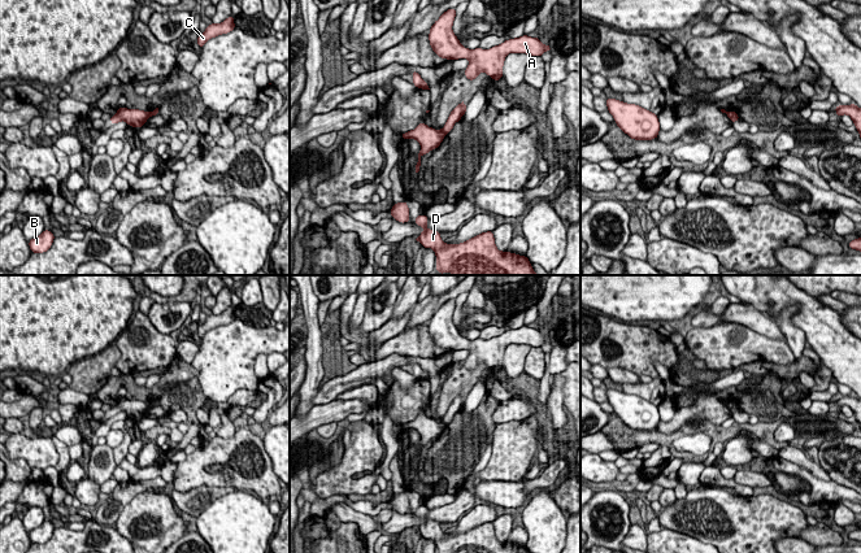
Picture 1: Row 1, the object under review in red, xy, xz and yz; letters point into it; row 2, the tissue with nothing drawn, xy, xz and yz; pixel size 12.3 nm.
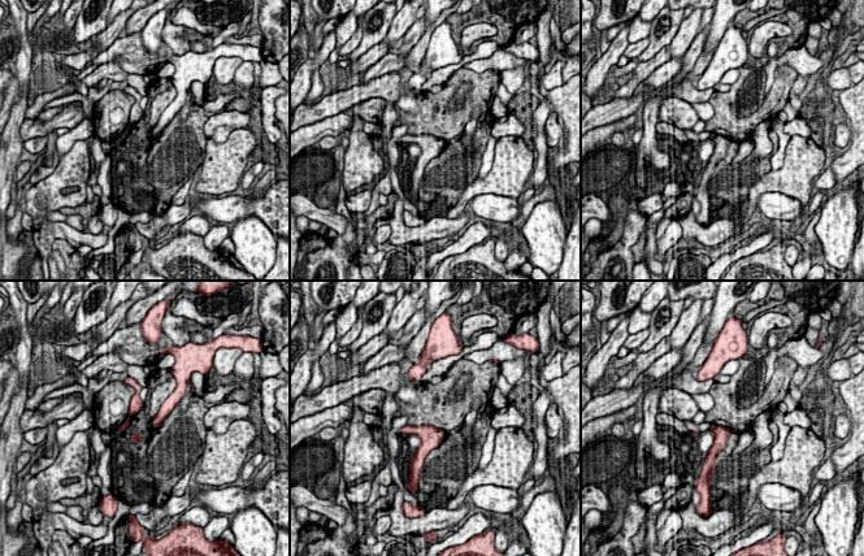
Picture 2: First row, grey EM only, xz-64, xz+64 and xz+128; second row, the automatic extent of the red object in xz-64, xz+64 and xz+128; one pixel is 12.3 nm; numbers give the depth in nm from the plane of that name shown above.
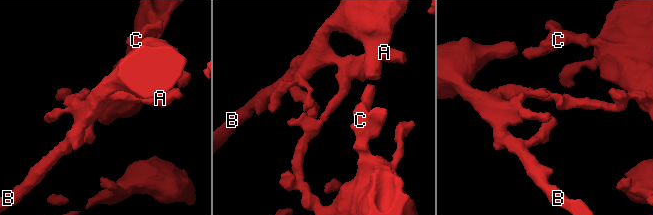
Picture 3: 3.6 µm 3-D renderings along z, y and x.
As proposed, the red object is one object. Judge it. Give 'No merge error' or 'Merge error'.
Merge error

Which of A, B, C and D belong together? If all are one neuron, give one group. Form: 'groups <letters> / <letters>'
groups A B / C D

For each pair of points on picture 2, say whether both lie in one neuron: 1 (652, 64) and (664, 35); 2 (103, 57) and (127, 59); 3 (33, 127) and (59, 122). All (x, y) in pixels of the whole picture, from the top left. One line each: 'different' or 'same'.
1: different
2: same
3: same

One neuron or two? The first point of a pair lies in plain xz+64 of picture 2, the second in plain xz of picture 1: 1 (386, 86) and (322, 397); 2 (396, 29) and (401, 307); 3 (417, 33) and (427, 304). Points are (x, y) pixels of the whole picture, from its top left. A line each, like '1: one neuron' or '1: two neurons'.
1: one neuron
2: one neuron
3: one neuron

